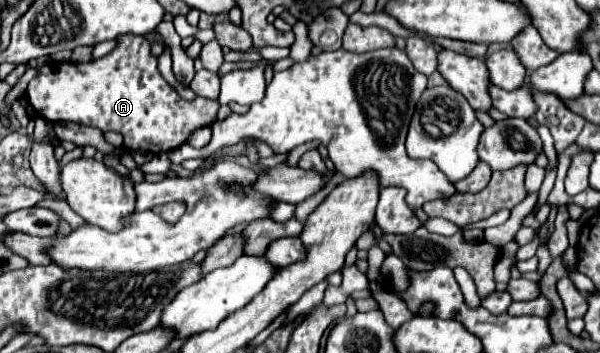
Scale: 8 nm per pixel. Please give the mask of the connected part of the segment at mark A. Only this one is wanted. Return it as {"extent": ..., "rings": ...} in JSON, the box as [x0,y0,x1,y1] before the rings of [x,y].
{"extent":[26,34,218,154],"rings":[[[136,34],[118,36],[116,48],[100,60],[86,64],[42,64],[38,76],[34,76],[26,88],[26,100],[32,104],[36,114],[48,122],[70,120],[100,128],[102,132],[114,130],[124,136],[126,150],[146,150],[152,154],[178,148],[186,142],[192,130],[212,126],[218,112],[216,100],[196,98],[188,102],[180,98],[162,78],[158,58],[150,52],[150,40]]]}

